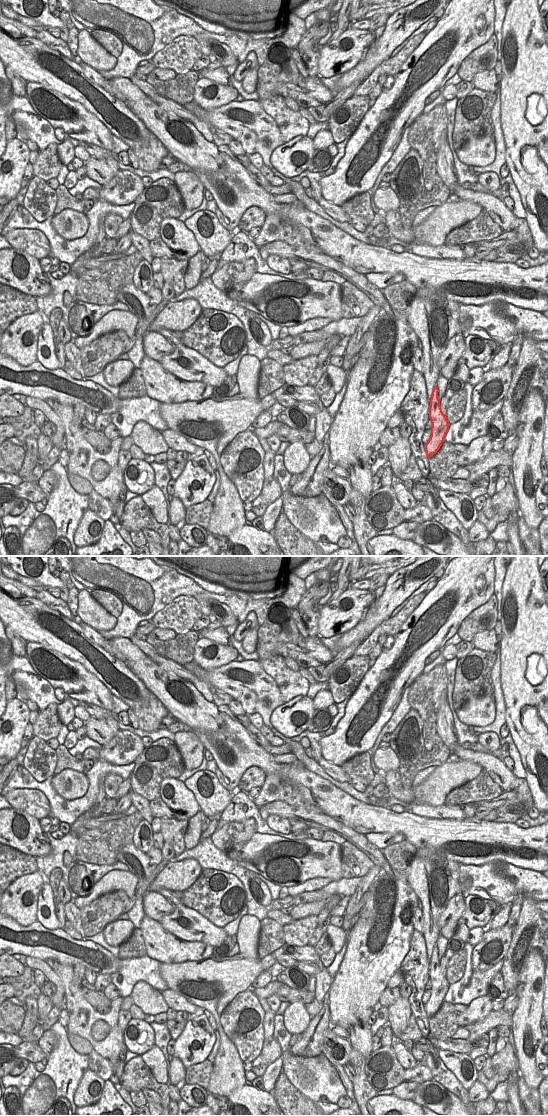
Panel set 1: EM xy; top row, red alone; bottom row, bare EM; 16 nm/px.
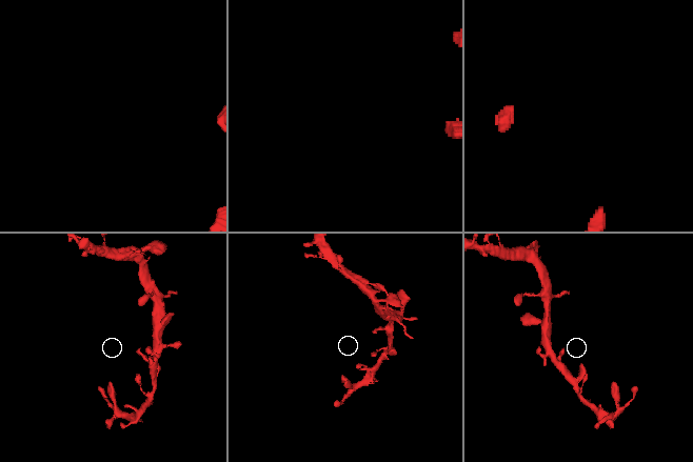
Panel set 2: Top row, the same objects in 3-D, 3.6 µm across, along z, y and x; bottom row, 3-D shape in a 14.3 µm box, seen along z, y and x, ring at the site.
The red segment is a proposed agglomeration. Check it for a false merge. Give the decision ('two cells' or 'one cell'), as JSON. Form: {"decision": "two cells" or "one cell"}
{"decision": "one cell"}

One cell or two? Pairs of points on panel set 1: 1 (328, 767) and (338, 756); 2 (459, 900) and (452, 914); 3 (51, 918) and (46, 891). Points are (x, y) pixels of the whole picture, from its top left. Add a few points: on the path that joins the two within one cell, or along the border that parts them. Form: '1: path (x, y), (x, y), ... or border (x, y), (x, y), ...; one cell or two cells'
1: border (322, 756), (339, 766); two cells
2: path (457, 903), (454, 911); one cell
3: path (51, 911), (46, 904), (46, 898); one cell

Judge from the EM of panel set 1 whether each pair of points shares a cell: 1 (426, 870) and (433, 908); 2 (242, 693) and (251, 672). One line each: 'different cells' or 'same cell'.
1: same cell
2: same cell

